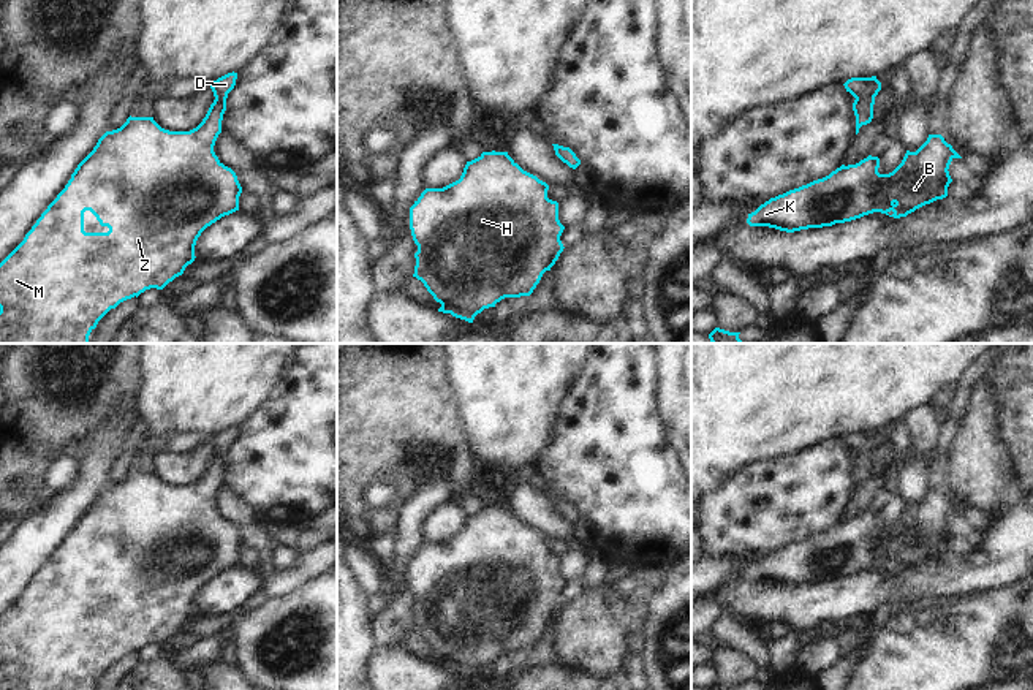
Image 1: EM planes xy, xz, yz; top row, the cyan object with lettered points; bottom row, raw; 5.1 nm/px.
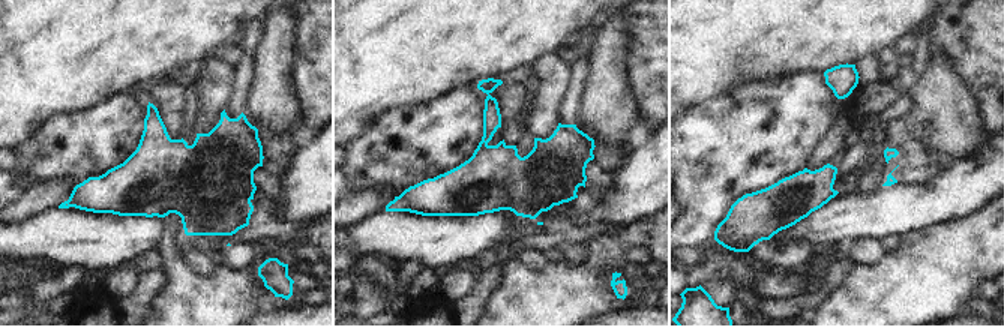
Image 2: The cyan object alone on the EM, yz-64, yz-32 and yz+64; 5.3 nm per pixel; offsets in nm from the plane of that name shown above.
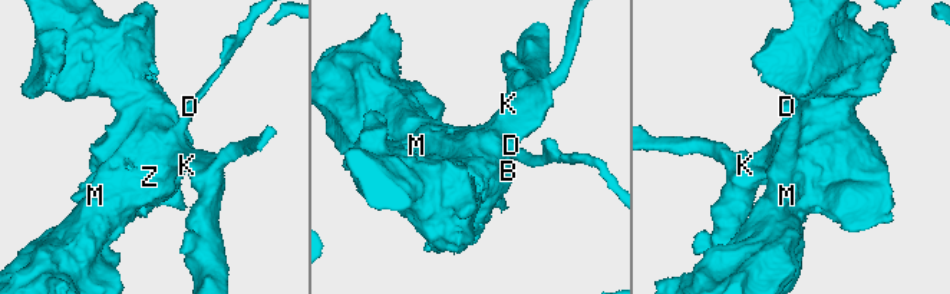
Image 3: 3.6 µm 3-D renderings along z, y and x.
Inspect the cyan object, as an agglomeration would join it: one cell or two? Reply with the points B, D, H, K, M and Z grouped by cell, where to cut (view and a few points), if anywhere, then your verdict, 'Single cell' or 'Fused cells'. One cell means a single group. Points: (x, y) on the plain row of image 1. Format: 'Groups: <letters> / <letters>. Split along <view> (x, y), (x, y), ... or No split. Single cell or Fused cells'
Groups: B D H K M Z. No split. Single cell.

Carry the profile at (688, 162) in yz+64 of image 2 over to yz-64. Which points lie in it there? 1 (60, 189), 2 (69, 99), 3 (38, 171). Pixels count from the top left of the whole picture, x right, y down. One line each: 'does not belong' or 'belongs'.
1: does not belong
2: does not belong
3: belongs

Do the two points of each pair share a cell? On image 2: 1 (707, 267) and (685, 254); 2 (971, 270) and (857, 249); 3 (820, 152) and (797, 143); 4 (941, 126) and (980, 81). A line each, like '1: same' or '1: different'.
1: different
2: different
3: different
4: different

